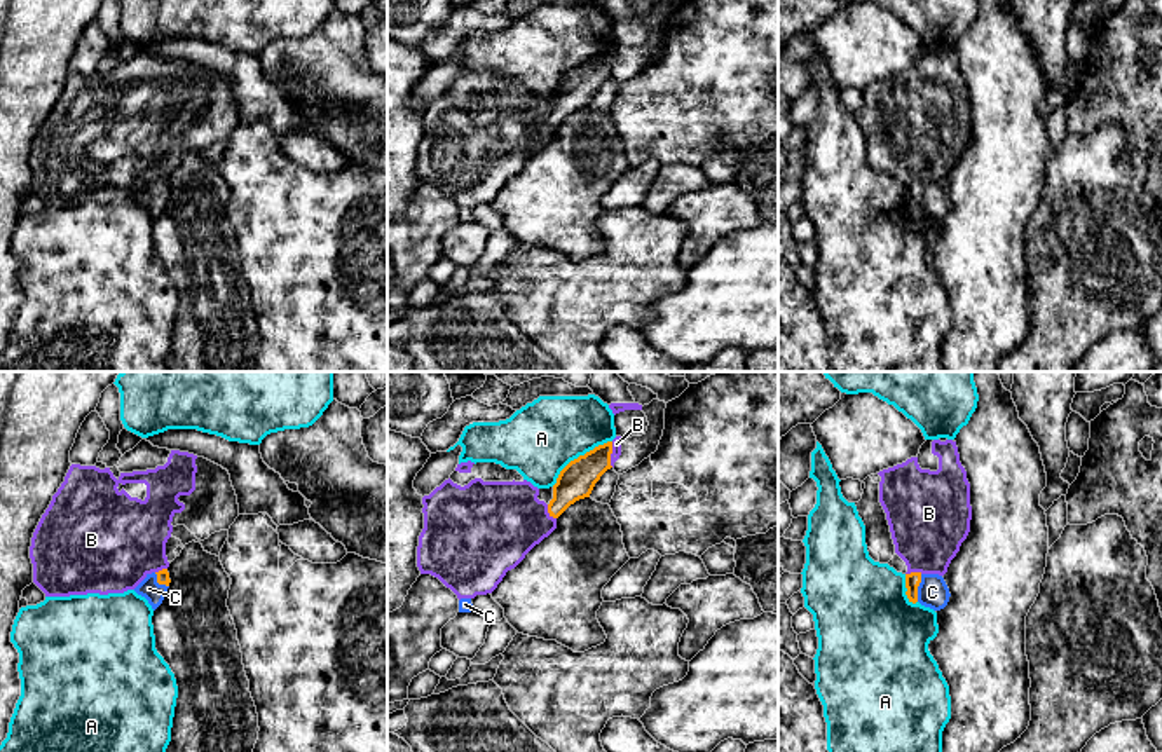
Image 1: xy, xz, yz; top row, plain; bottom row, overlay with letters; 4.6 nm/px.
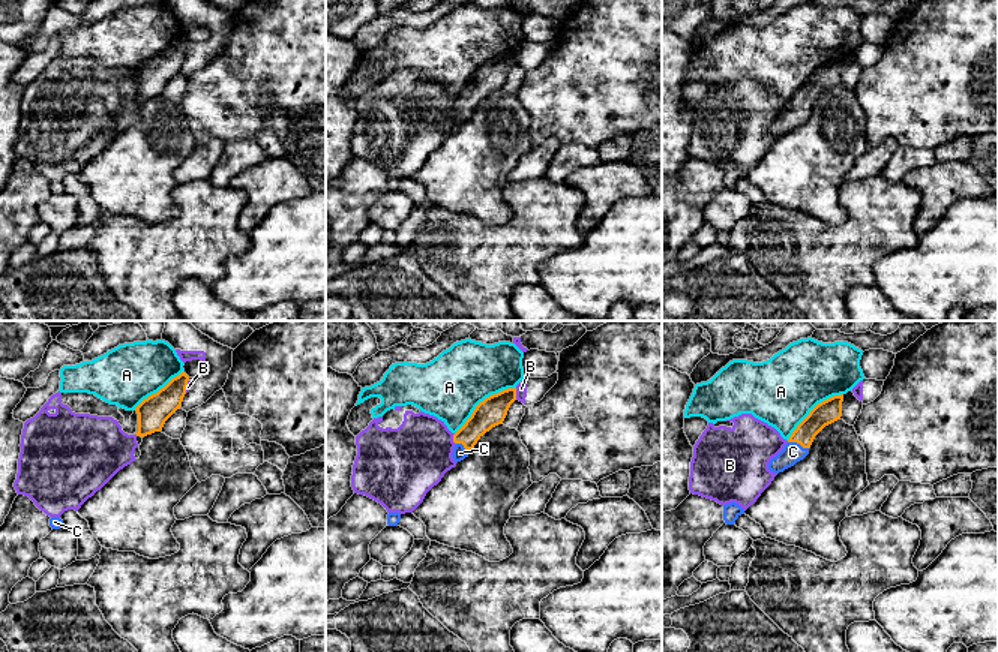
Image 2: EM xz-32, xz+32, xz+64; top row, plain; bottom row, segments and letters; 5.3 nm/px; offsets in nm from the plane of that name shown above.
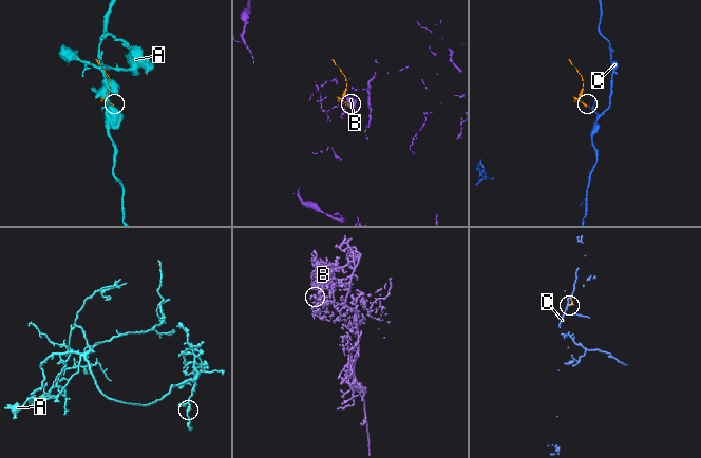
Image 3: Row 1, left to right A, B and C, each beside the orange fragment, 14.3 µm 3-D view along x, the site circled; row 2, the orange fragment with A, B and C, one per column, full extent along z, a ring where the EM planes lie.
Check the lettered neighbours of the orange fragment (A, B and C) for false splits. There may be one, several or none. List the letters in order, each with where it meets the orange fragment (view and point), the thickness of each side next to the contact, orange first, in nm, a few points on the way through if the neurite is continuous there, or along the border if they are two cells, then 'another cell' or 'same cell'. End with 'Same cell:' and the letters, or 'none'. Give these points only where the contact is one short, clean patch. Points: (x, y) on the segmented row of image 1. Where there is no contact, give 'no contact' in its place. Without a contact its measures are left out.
A: contact xz (580, 456); calibres 170 and 340 nm; another cell
B: contact xz (611, 452); calibres 170 and 50 nm; another cell
C: contact yz (916, 588); calibres 70 and 140 nm; way yz (913, 580), (916, 588), (929, 588), (932, 592); same cell
Same cell: C

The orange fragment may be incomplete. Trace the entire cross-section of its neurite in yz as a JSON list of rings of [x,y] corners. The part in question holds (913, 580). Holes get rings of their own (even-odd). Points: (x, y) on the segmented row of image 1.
[[[906,574],[906,588],[909,602],[919,602],[921,605],[930,607],[933,611],[944,609],[951,597],[944,578],[939,574]]]

